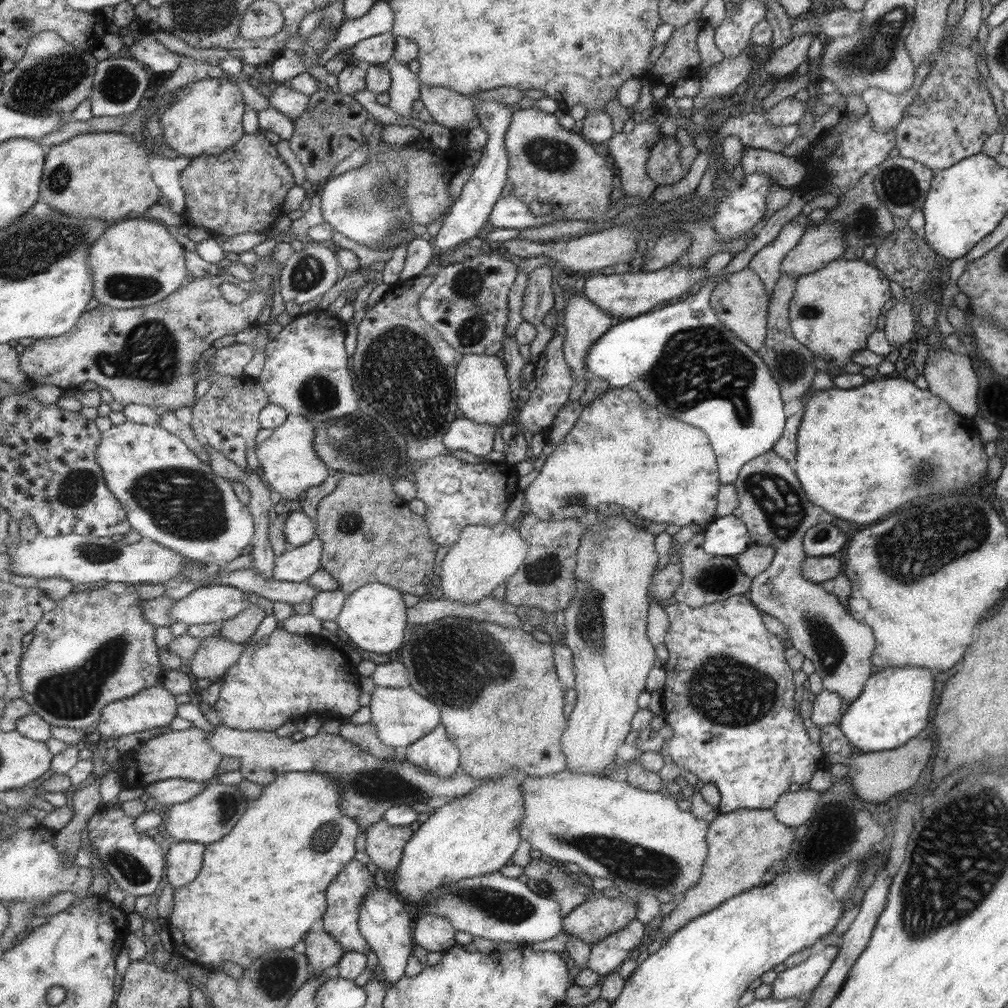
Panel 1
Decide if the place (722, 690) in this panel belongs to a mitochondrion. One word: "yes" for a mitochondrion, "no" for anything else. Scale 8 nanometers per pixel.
yes

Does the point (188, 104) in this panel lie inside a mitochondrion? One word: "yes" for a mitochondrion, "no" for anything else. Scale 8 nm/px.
no

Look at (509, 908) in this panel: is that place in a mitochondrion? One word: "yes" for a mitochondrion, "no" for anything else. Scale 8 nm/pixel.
yes

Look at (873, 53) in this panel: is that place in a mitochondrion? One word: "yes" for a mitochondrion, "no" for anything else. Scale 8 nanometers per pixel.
yes

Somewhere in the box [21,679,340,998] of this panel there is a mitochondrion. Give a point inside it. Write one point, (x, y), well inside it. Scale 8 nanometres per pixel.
(138, 874)

